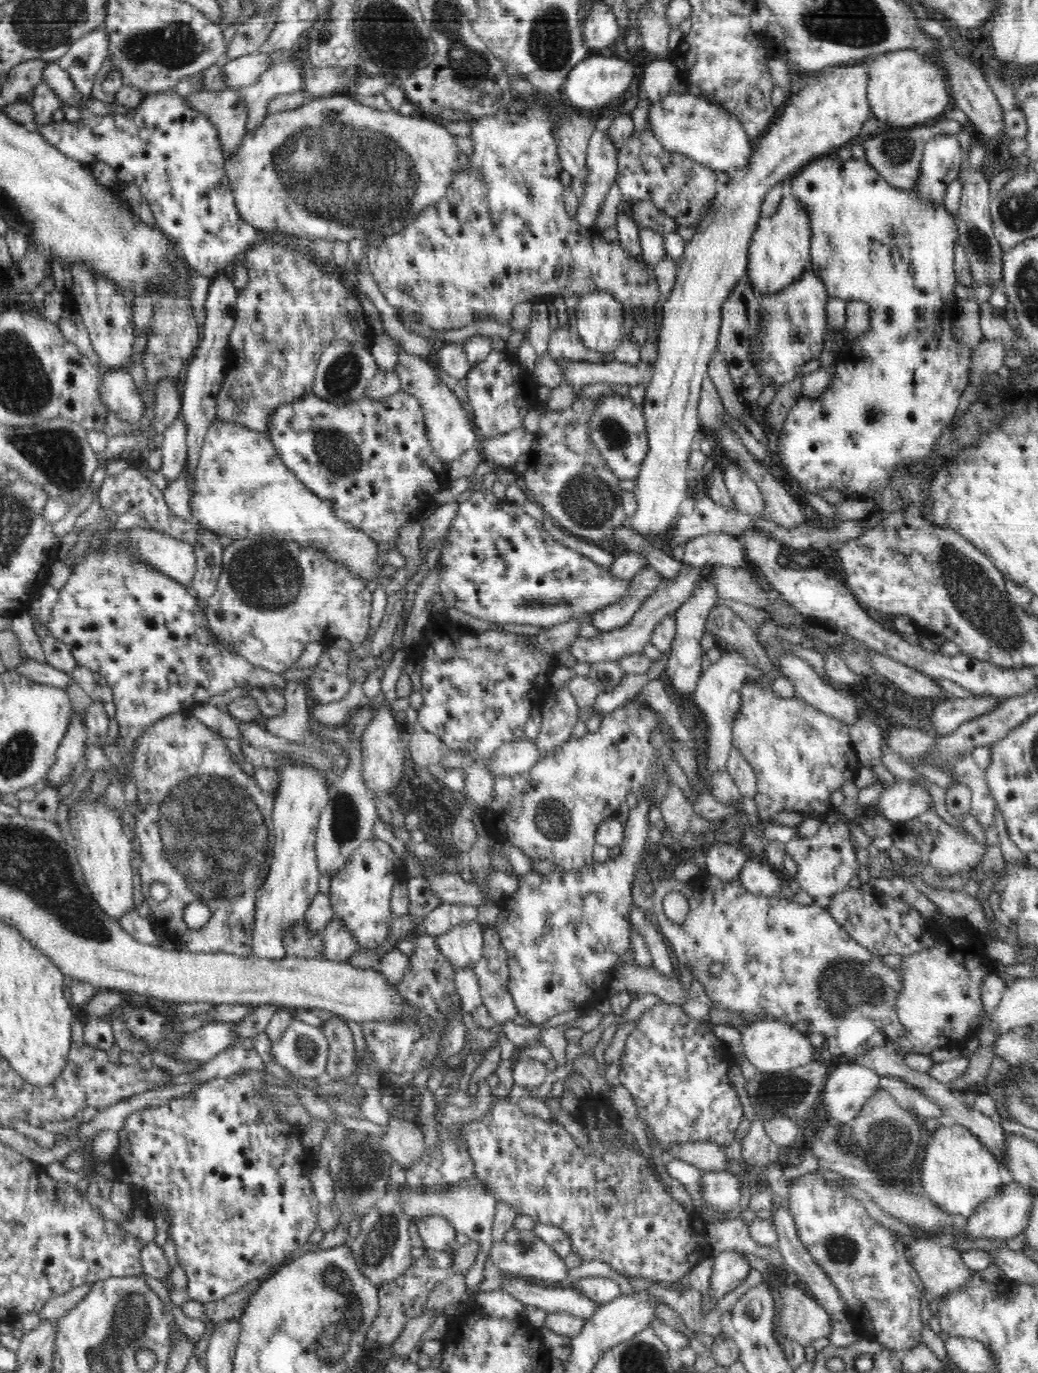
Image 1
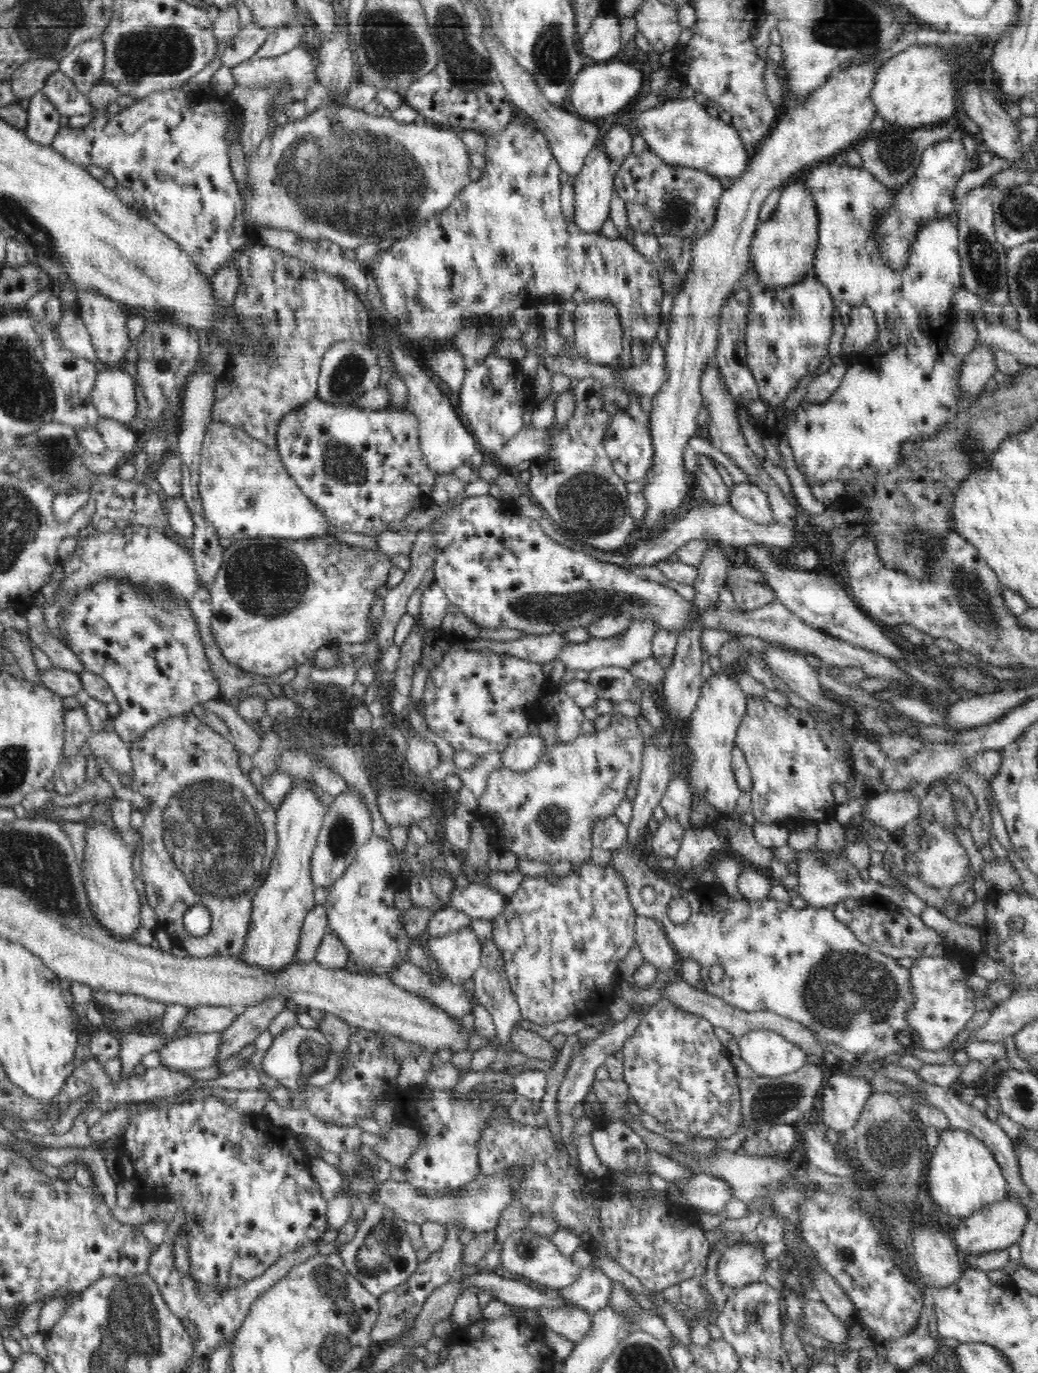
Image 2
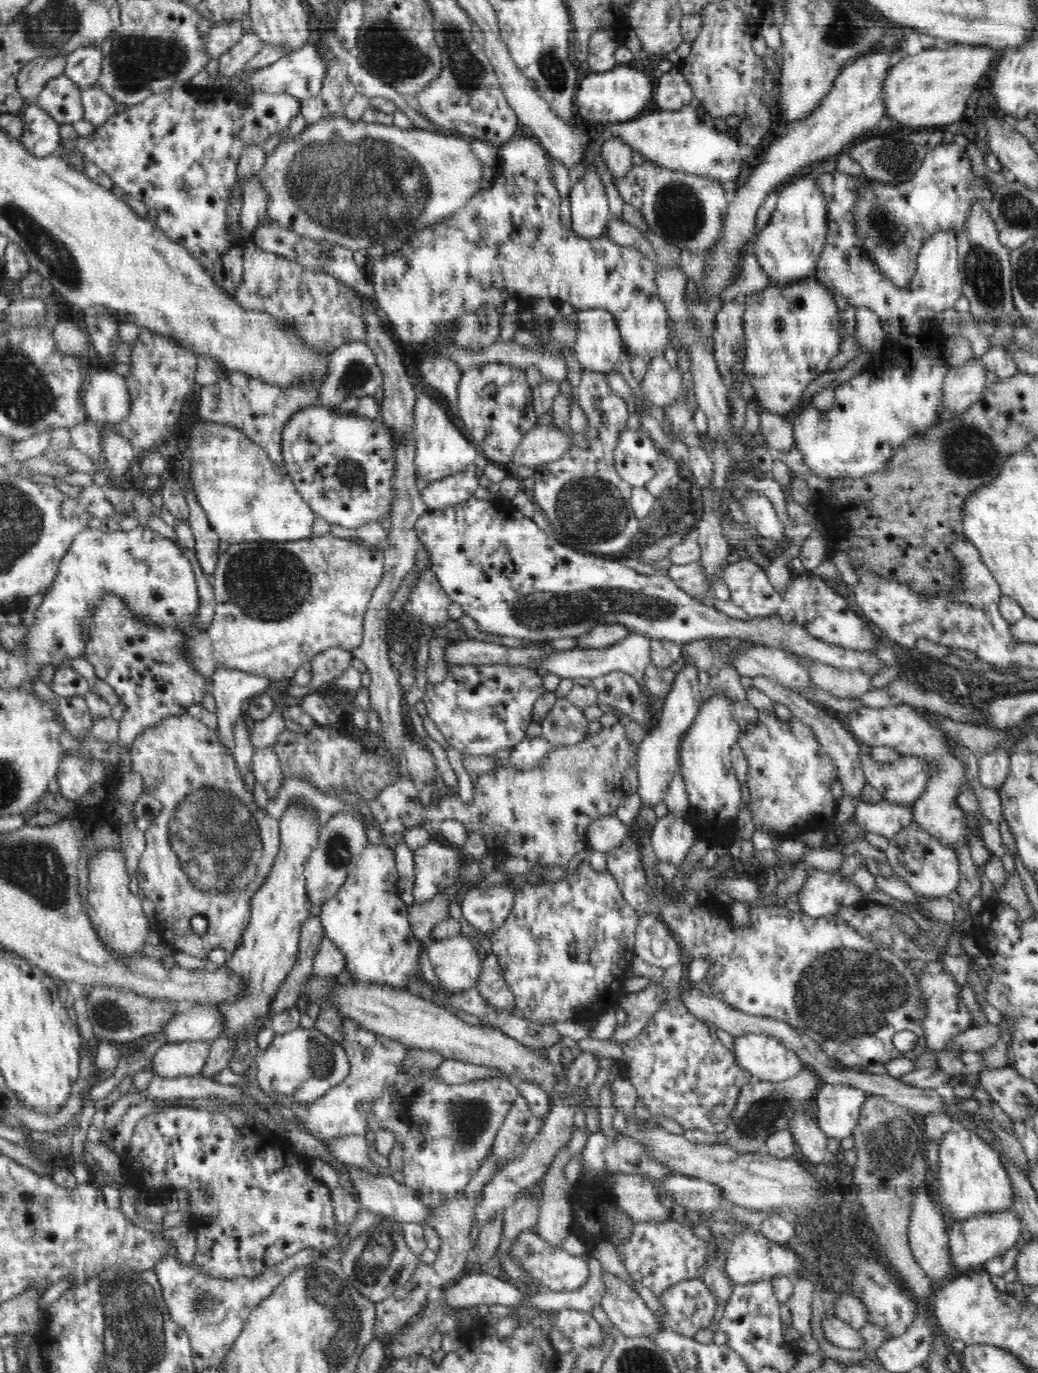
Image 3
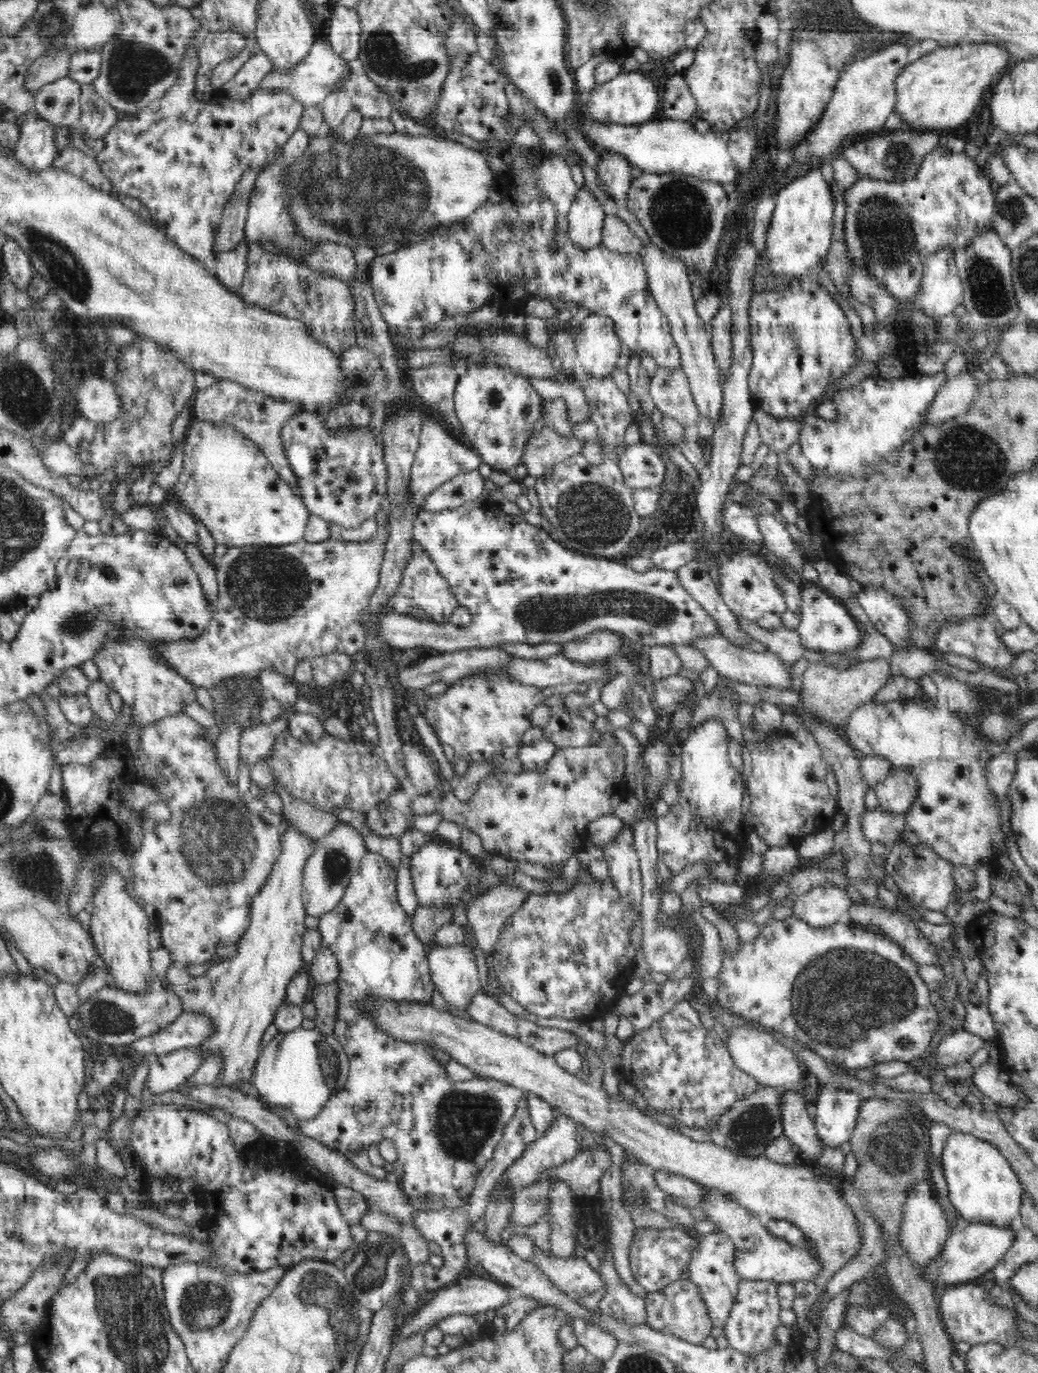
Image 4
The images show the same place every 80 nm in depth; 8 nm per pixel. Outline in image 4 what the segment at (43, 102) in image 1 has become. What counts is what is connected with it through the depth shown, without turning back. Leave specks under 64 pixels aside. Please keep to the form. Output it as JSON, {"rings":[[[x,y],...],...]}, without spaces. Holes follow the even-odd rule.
{"rings":[[[36,111],[20,121],[18,145],[13,149],[17,162],[33,172],[50,168],[58,155],[55,128]]]}

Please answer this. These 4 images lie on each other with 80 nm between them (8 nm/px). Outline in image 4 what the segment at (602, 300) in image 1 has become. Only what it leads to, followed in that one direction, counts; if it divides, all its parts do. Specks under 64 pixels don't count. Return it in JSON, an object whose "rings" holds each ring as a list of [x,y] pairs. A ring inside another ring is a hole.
{"rings":[[[591,312],[579,324],[574,337],[577,359],[588,375],[602,378],[614,372],[621,340],[610,317]]]}

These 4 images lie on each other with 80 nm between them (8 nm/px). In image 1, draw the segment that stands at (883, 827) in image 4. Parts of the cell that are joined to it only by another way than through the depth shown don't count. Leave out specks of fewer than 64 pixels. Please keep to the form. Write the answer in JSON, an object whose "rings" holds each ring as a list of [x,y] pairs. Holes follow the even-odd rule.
{"rings":[[[899,779],[884,789],[874,805],[894,825],[916,818],[932,806],[932,795],[922,782]]]}

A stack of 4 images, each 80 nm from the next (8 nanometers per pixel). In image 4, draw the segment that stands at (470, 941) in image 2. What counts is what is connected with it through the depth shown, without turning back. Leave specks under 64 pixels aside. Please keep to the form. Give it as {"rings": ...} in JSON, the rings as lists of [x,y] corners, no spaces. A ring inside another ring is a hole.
{"rings":[[[464,943],[450,946],[432,944],[429,946],[427,959],[433,985],[441,992],[452,1010],[465,1010],[474,994],[482,992],[475,955],[468,945]]]}

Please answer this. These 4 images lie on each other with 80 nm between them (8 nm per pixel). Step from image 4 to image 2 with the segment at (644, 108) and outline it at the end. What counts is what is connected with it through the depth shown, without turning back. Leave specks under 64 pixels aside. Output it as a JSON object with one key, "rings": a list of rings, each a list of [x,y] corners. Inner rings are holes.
{"rings":[[[619,57],[608,62],[587,61],[570,85],[570,102],[566,110],[600,123],[611,114],[616,116],[619,112],[626,112],[637,100],[638,92],[642,90],[642,82],[642,72]]]}

